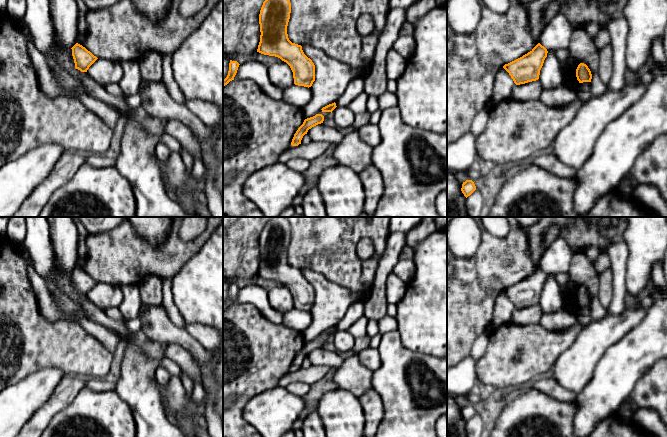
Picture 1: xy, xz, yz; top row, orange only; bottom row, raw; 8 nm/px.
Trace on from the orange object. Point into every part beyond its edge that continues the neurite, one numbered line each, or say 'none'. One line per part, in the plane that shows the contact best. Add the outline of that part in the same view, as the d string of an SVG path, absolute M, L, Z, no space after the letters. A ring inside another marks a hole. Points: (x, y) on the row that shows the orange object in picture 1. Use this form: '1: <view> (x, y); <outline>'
none

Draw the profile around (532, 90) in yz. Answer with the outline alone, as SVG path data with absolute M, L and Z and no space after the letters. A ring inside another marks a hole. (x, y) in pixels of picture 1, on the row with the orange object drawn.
M539 79L525 84L515 84L511 91L510 99L518 102L536 100L539 99L542 91L543 88Z

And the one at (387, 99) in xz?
M387 90L383 91L379 96L379 109L382 111L386 108L391 108L397 105L397 96L395 93Z

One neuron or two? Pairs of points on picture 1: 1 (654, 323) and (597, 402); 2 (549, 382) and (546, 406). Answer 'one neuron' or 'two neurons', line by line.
1: one neuron
2: two neurons

